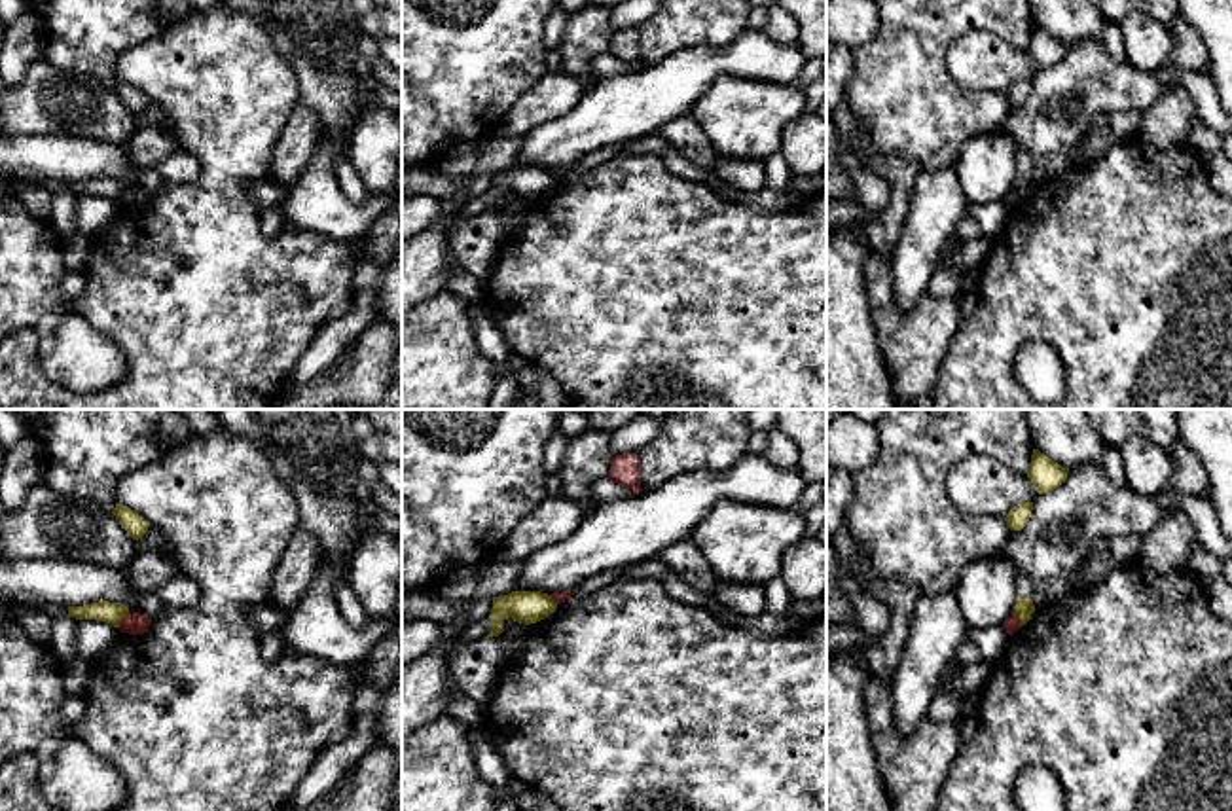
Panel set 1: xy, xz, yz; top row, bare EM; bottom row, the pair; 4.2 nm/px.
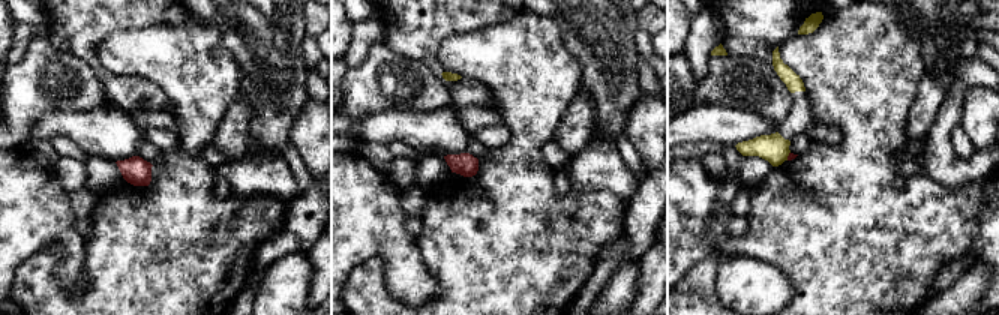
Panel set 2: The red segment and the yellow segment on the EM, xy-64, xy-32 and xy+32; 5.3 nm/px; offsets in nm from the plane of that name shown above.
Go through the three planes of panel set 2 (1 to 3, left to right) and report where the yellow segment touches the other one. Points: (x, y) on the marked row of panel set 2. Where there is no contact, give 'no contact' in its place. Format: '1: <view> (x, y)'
1: no contact
2: no contact
3: xy+32 (788, 156)

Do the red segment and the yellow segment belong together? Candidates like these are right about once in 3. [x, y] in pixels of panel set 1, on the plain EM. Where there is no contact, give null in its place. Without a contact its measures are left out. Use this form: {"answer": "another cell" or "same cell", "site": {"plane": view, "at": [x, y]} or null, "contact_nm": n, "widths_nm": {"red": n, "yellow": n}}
{"answer": "another cell", "site": {"plane": "xy", "at": [122, 196]}, "contact_nm": 80, "widths_nm": {"red": 100, "yellow": 100}}

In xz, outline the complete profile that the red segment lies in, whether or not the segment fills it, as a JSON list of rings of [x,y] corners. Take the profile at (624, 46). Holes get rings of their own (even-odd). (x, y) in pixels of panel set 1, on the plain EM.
[[[637,28],[614,30],[608,45],[608,55],[639,70],[643,64]]]

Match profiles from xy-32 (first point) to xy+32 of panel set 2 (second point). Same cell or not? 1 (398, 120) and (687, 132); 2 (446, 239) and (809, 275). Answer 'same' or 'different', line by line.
1: same
2: same

